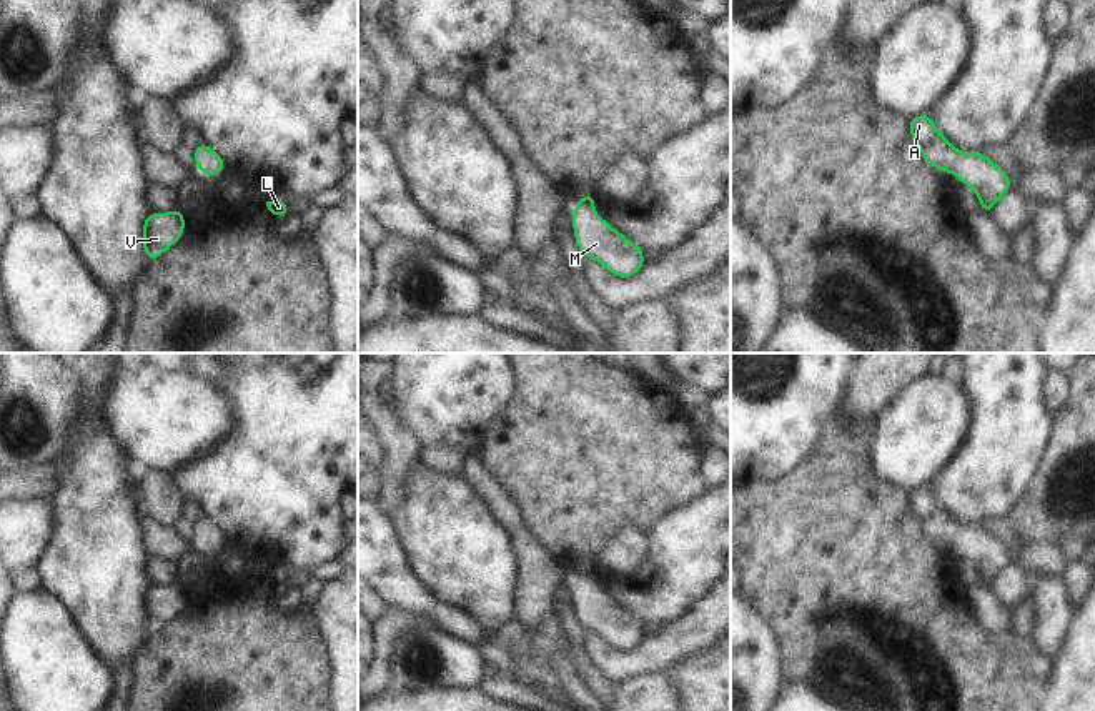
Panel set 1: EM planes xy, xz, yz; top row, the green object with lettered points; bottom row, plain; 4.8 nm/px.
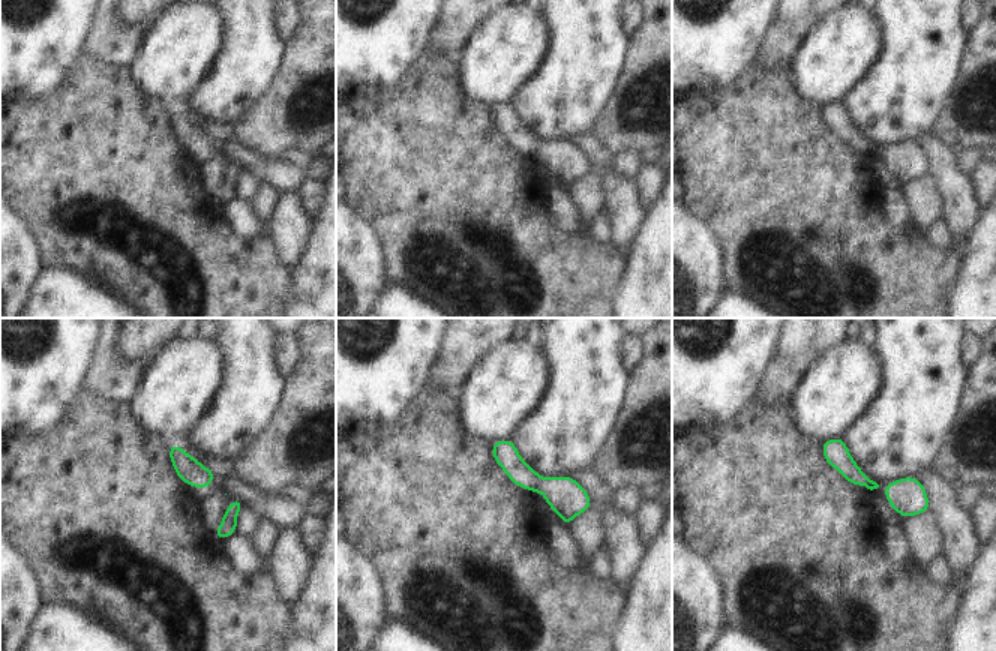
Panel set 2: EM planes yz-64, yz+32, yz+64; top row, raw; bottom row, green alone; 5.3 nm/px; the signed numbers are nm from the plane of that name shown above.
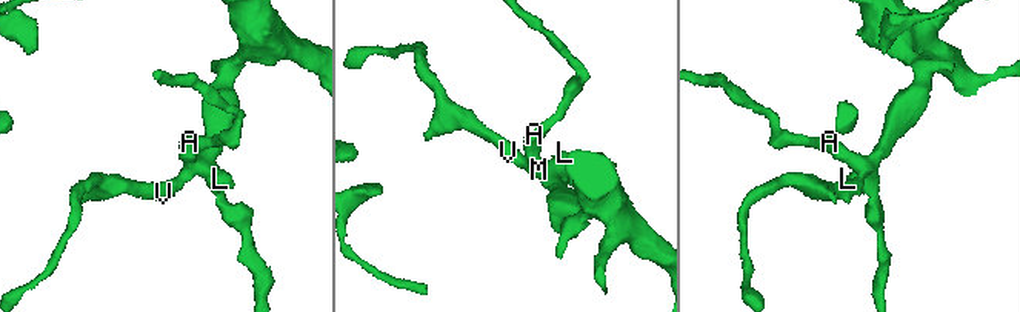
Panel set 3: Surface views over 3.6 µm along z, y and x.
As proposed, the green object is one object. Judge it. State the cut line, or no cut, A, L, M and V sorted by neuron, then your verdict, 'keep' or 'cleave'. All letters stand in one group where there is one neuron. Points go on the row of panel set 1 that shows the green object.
cut none; groups A L M V; keep

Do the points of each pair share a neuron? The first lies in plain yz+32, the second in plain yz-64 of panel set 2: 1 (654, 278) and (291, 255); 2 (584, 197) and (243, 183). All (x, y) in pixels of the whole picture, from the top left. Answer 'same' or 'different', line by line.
1: different
2: same

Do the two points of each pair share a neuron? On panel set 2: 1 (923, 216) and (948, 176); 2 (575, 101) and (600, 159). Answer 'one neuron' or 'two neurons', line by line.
1: two neurons
2: two neurons

